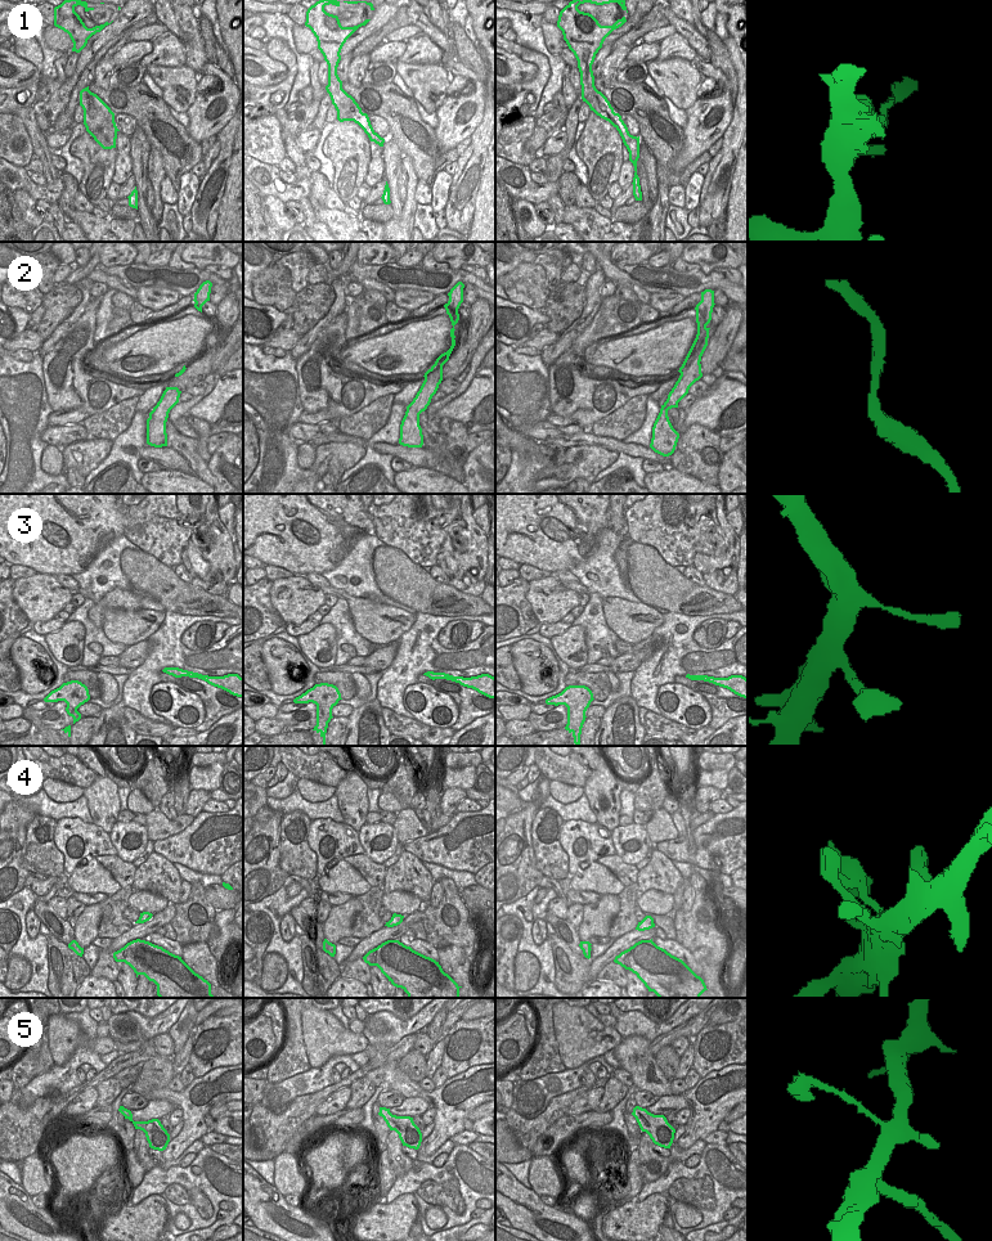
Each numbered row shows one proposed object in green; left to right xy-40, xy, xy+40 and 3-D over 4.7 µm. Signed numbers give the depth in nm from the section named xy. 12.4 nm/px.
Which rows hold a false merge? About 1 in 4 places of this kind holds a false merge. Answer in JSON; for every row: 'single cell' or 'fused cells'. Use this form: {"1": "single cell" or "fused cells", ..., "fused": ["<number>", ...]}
{"1": "fused cells", "2": "single cell", "3": "single cell", "4": "single cell", "5": "single cell", "fused": ["1"]}

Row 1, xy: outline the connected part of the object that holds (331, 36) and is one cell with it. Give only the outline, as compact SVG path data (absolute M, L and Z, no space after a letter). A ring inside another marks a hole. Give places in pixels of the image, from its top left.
M319 0L311 5L306 12L305 26L317 37L318 49L328 64L328 85L326 90L337 111L337 120L340 122L354 121L371 136L376 132L368 114L363 113L355 99L342 89L342 81L337 75L337 67L341 60L340 53L344 44L359 27L365 26L371 19L365 19L354 27L342 27L337 15L324 10L324 6L329 4L340 6L337 0Z

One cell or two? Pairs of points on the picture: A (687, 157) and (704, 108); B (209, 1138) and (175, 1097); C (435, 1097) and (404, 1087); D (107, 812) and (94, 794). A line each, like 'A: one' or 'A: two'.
A: one
B: two
C: one
D: one

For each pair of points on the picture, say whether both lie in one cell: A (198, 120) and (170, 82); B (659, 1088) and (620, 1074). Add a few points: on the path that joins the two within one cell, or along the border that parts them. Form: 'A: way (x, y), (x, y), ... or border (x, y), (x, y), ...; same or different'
A: border (197, 93), (193, 103), (184, 112); different
B: border (619, 1068), (631, 1075), (634, 1086); different

